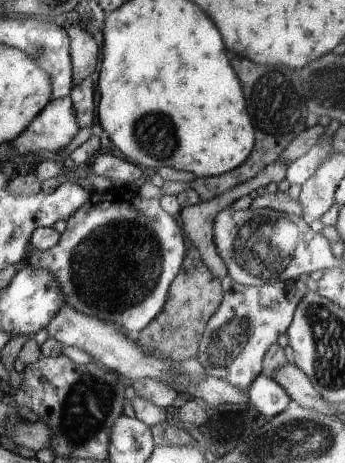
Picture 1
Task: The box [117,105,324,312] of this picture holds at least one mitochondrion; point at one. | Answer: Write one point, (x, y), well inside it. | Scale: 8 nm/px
(261, 249)

